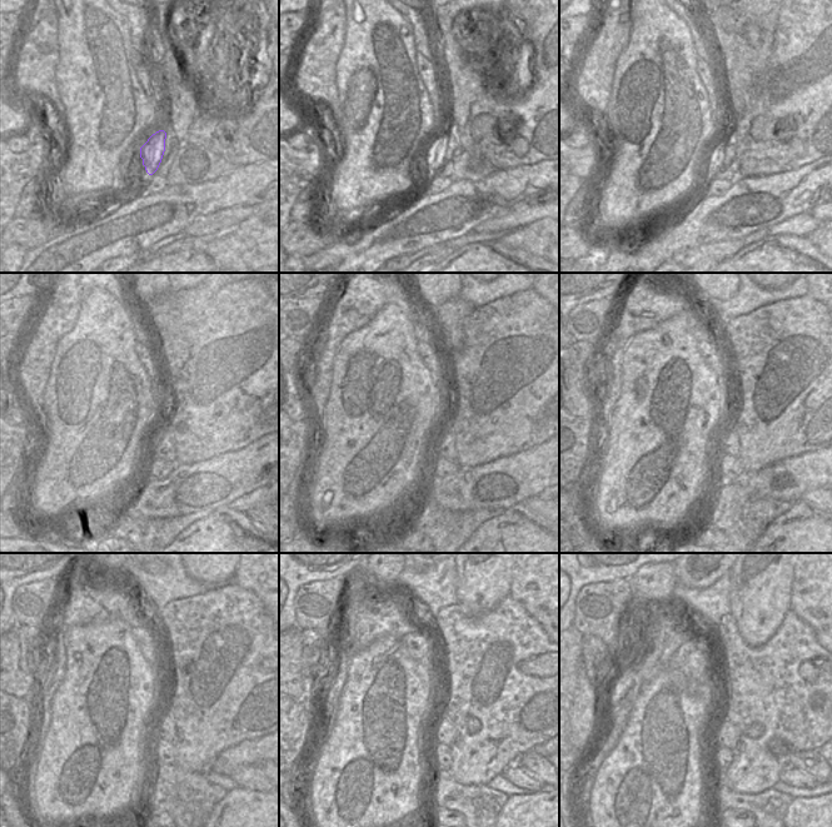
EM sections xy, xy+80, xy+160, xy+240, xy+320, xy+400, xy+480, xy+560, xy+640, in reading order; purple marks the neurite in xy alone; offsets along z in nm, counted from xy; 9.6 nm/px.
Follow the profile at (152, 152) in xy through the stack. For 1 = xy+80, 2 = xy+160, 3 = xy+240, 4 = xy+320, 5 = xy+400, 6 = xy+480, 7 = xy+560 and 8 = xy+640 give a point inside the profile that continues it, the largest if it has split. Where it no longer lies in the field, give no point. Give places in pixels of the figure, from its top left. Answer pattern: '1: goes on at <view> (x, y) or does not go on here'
1: goes on at xy+80 (436, 163)
2: goes on at xy+160 (717, 162)
3: goes on at xy+240 (162, 447)
4: goes on at xy+320 (446, 448)
5: goes on at xy+400 (730, 446)
6: goes on at xy+480 (167, 727)
7: goes on at xy+560 (444, 732)
8: goes on at xy+640 (726, 735)

